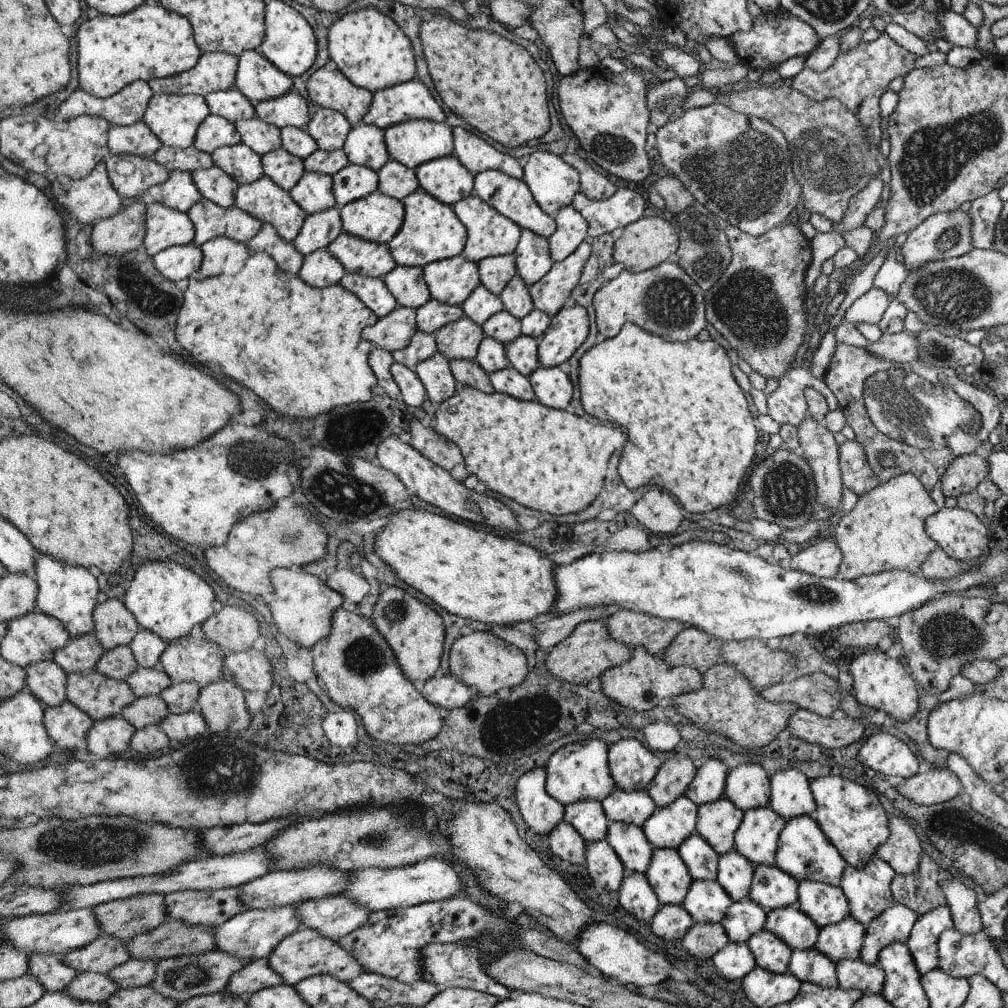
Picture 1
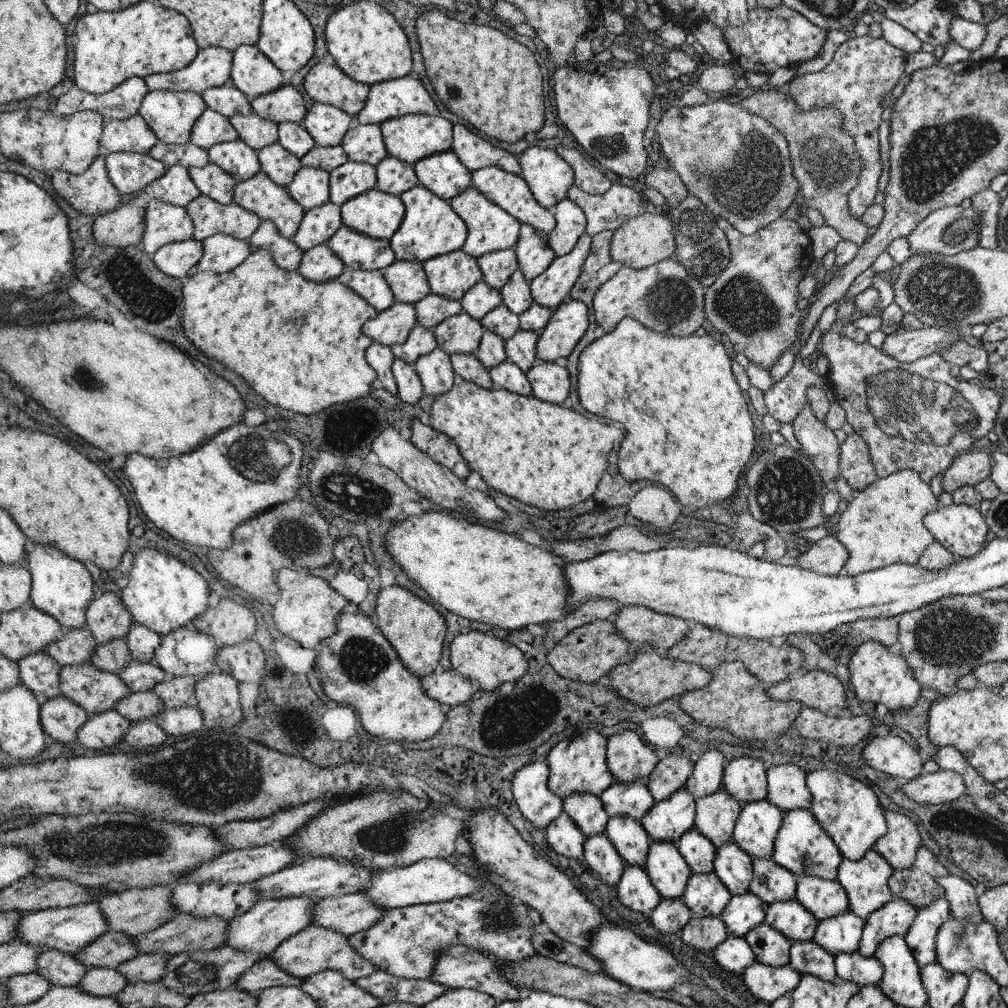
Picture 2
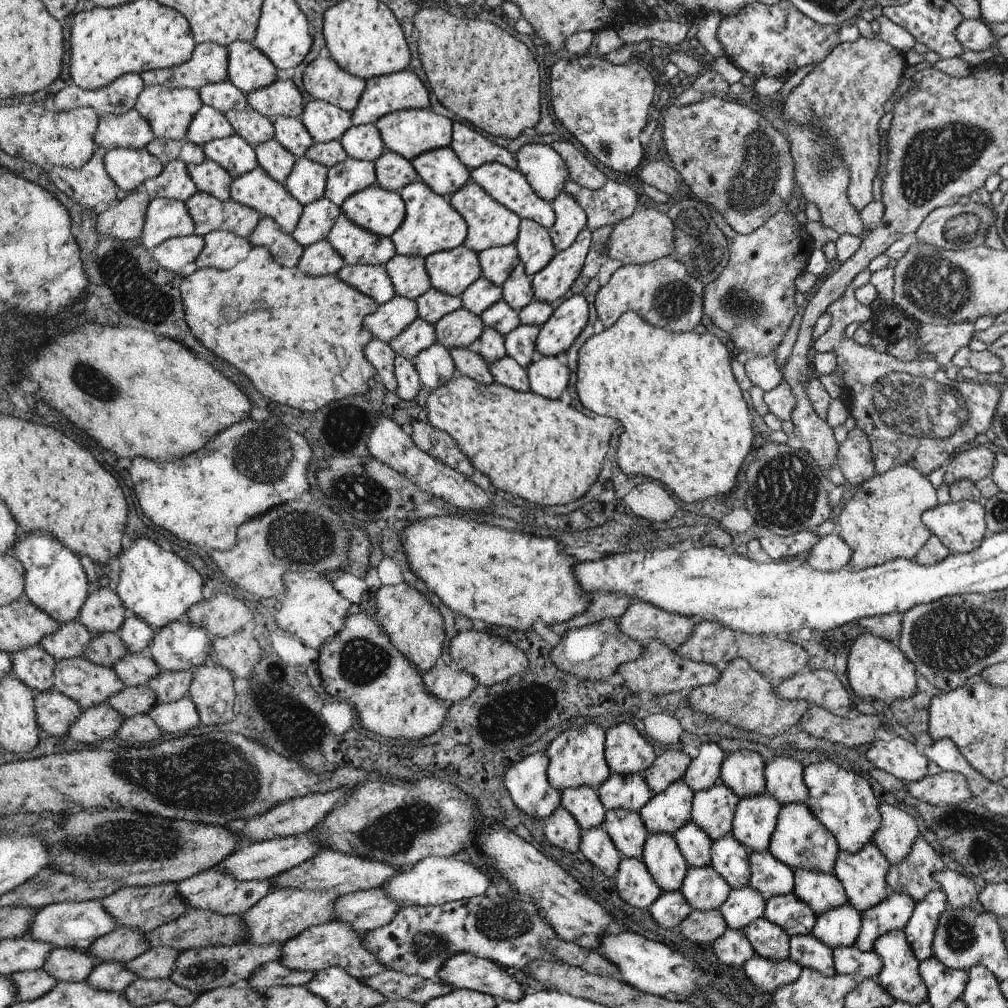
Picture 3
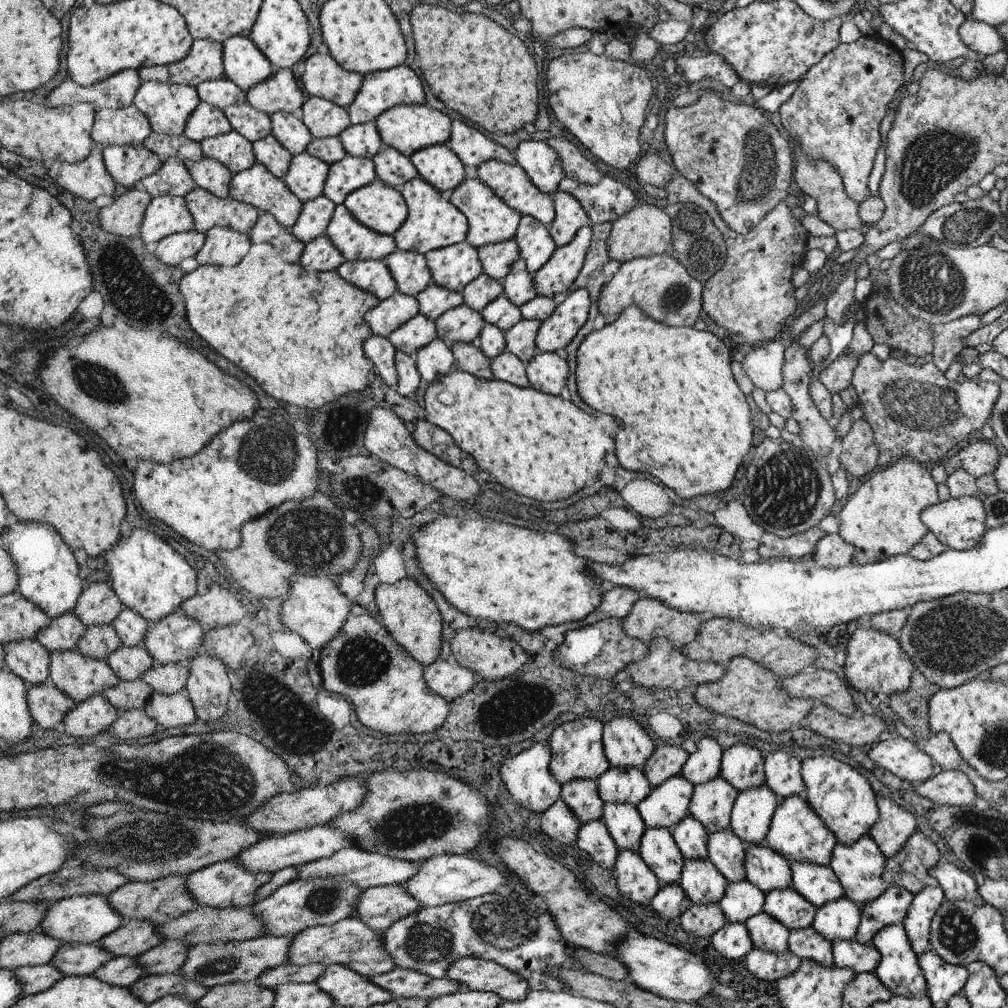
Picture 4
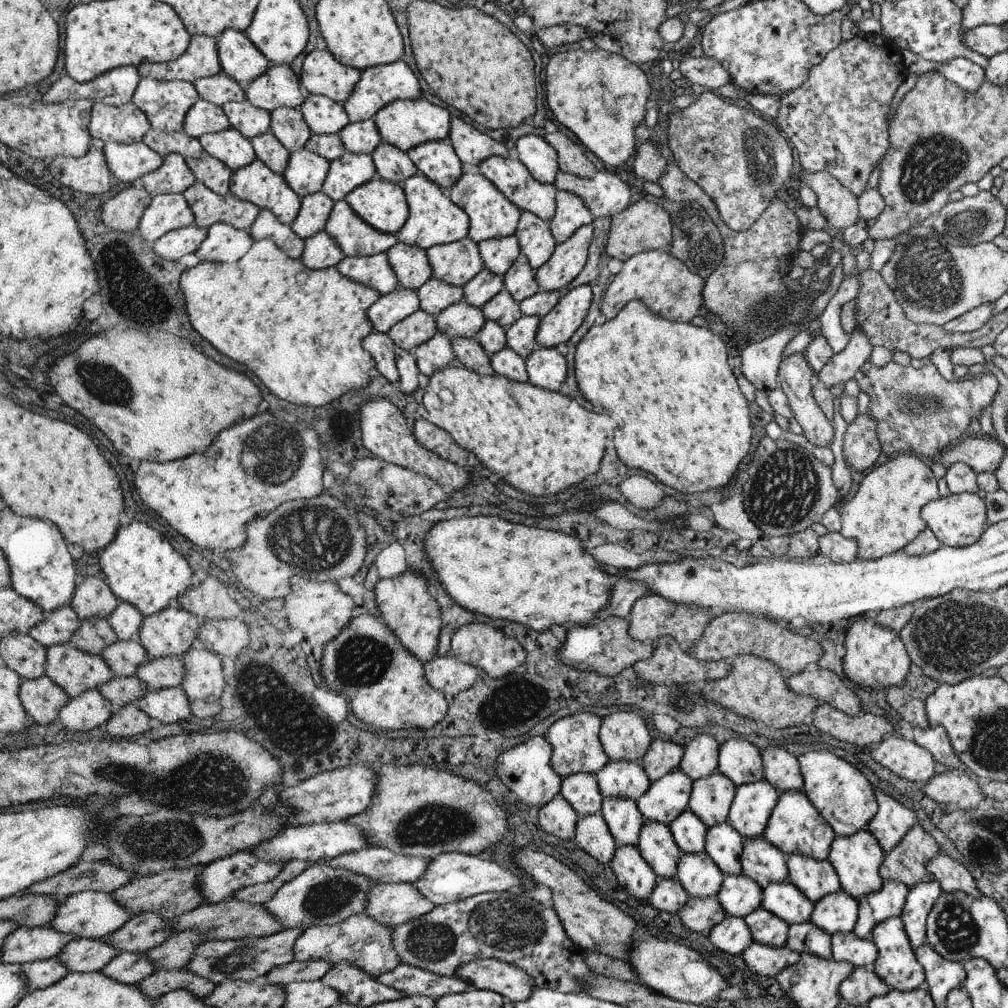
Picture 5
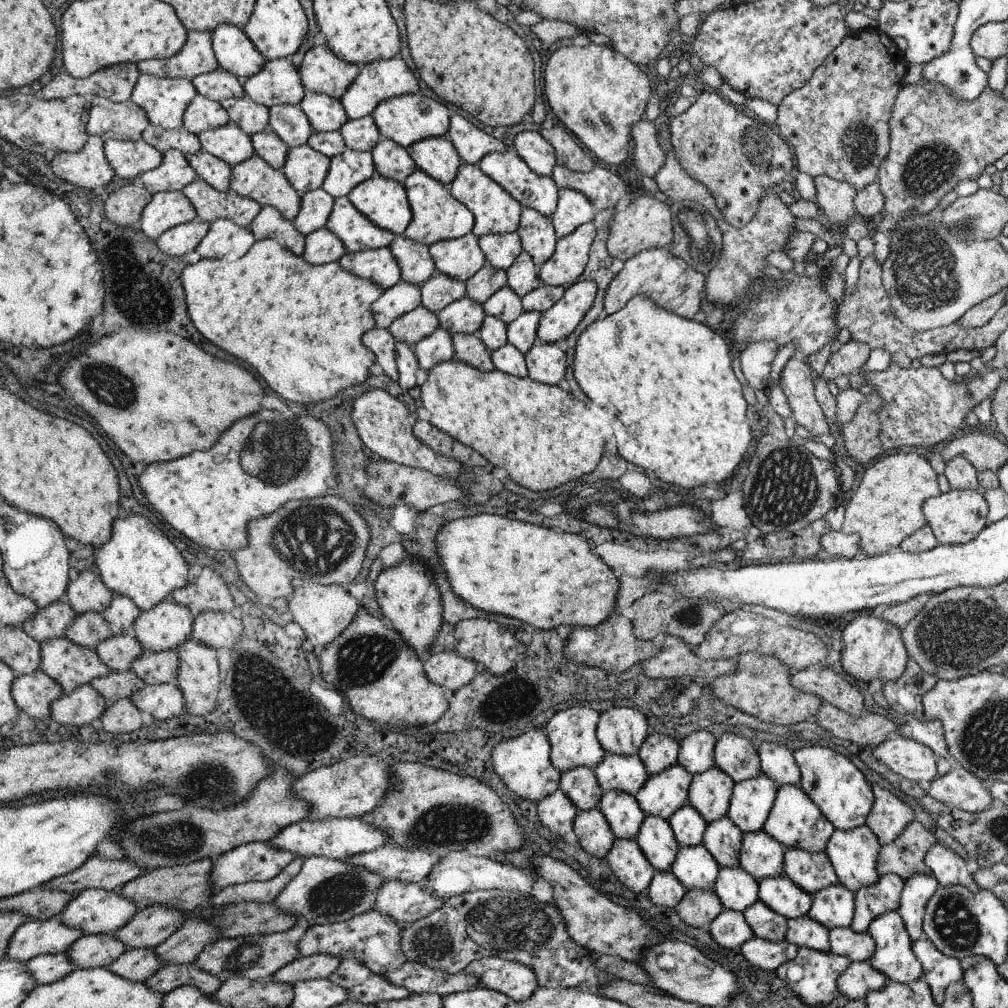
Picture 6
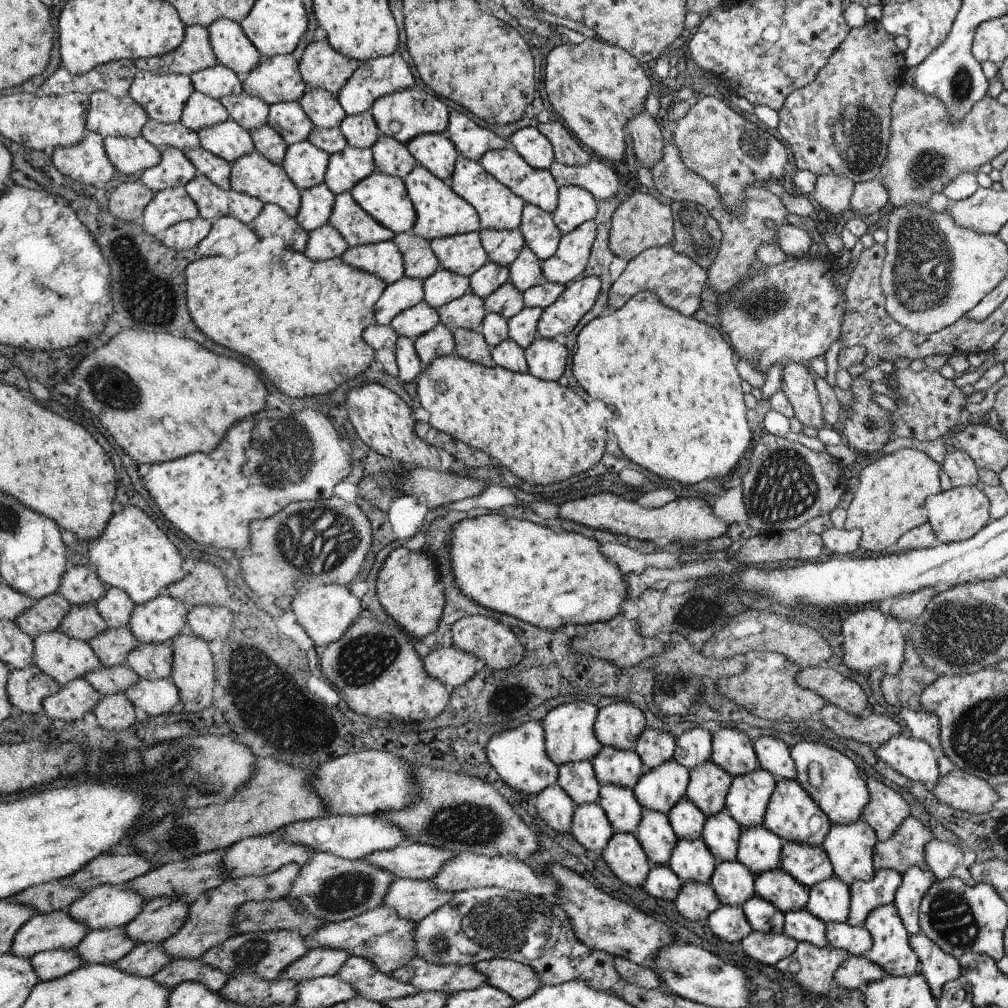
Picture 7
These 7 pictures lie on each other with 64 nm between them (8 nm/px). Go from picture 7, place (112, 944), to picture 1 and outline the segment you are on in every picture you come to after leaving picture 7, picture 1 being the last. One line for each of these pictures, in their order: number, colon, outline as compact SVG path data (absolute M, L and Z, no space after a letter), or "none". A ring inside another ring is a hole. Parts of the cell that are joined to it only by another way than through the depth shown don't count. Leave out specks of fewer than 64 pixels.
1: M33 954L29 956L29 976L33 976L47 992L63 992L79 976L75 968L63 964L63 956Z
2: M41 950L37 974L41 974L45 980L51 982L51 986L65 986L75 988L79 980L85 978L87 966L79 962L71 952L59 952L59 950Z
3: M53 948L41 970L47 970L57 982L85 982L99 960L89 954L89 950Z
4: M77 942L77 944L63 944L49 964L59 968L63 976L91 976L111 958L113 954L107 952L105 948L99 948L97 944Z
5: M75 938L59 952L57 958L69 968L71 974L89 974L101 972L101 968L105 968L117 954L119 954L117 948L107 944L105 938L101 940Z
6: M87 934L67 950L77 968L109 968L111 962L119 960L127 952L127 944L115 934Z

